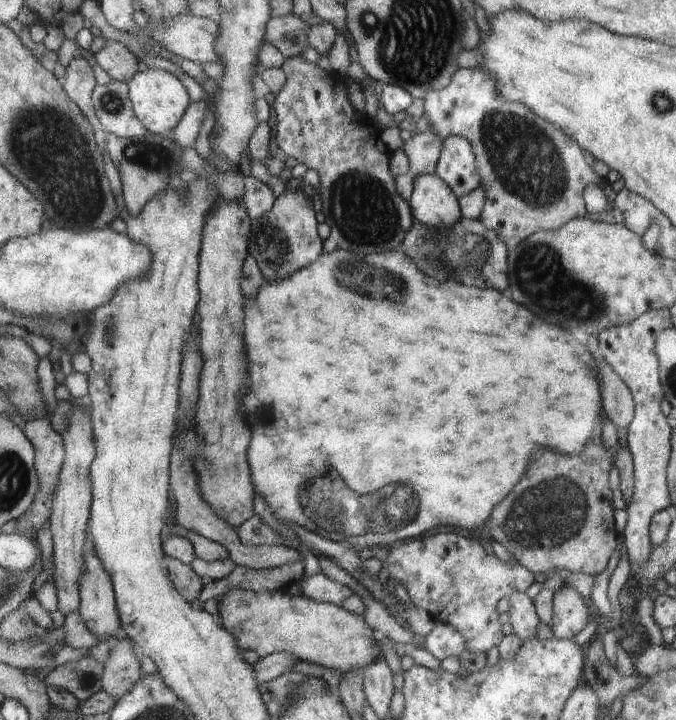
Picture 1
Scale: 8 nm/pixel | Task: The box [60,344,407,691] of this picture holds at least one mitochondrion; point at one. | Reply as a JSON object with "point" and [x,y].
{"point":[267,413]}

